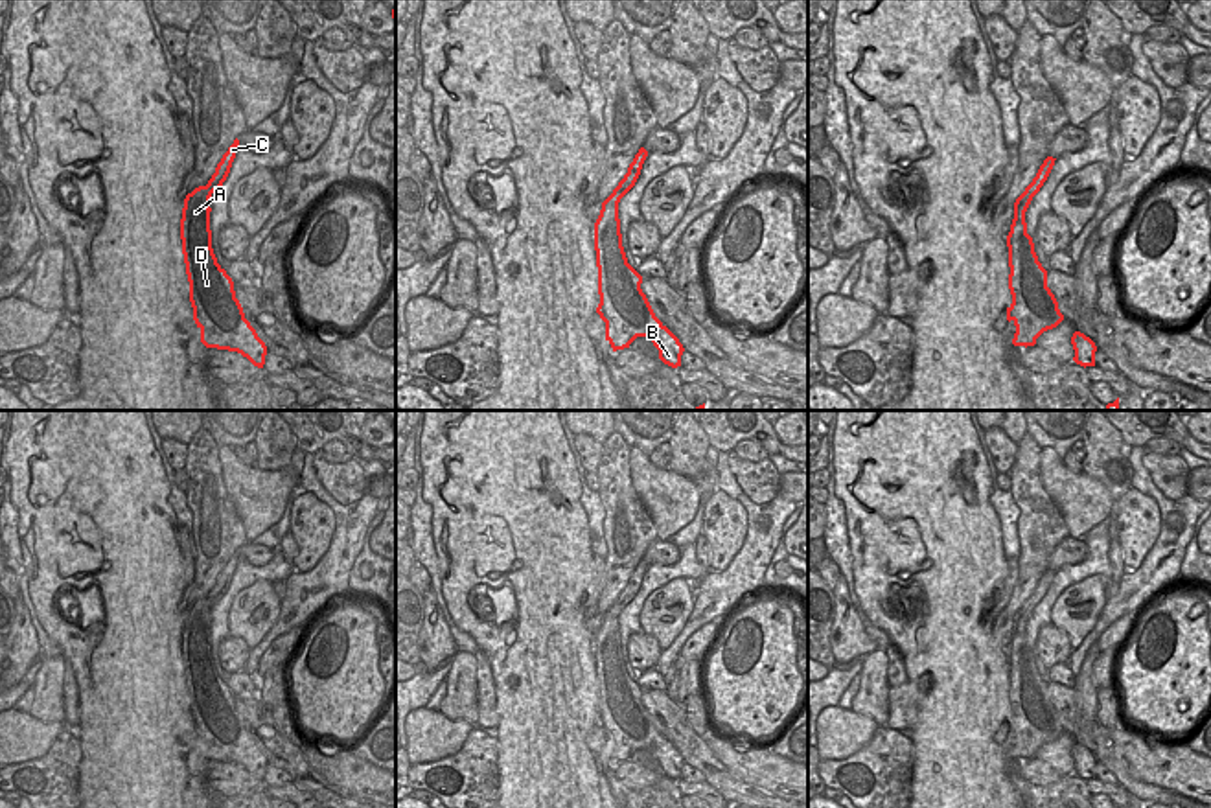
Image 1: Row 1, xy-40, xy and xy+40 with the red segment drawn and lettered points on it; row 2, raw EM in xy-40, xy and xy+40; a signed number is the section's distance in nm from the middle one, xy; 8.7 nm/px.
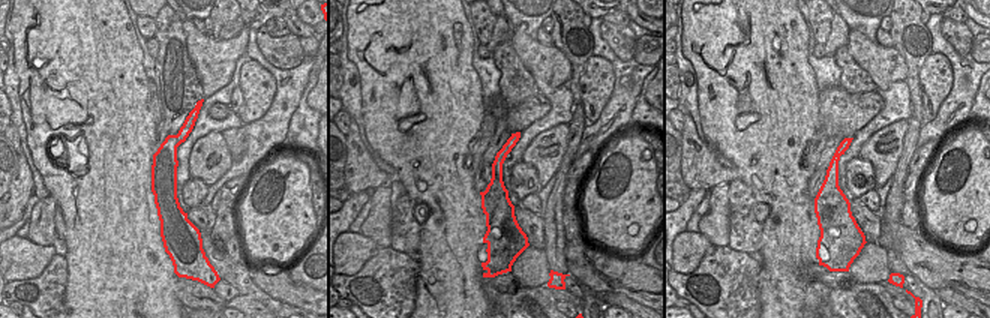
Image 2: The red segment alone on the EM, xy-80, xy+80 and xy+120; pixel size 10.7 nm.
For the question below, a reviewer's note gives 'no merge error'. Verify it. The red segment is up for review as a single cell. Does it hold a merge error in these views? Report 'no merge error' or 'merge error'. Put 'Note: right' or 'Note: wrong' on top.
Note: wrong
merge error

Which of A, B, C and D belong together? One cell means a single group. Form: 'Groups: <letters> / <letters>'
Groups: A B D / C

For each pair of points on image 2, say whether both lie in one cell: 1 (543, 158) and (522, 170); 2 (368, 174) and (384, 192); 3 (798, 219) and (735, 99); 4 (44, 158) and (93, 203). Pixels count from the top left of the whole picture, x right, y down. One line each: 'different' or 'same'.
1: different
2: different
3: same
4: same

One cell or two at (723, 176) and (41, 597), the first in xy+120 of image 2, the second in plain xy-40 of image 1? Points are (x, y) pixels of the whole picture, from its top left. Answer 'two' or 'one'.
two

